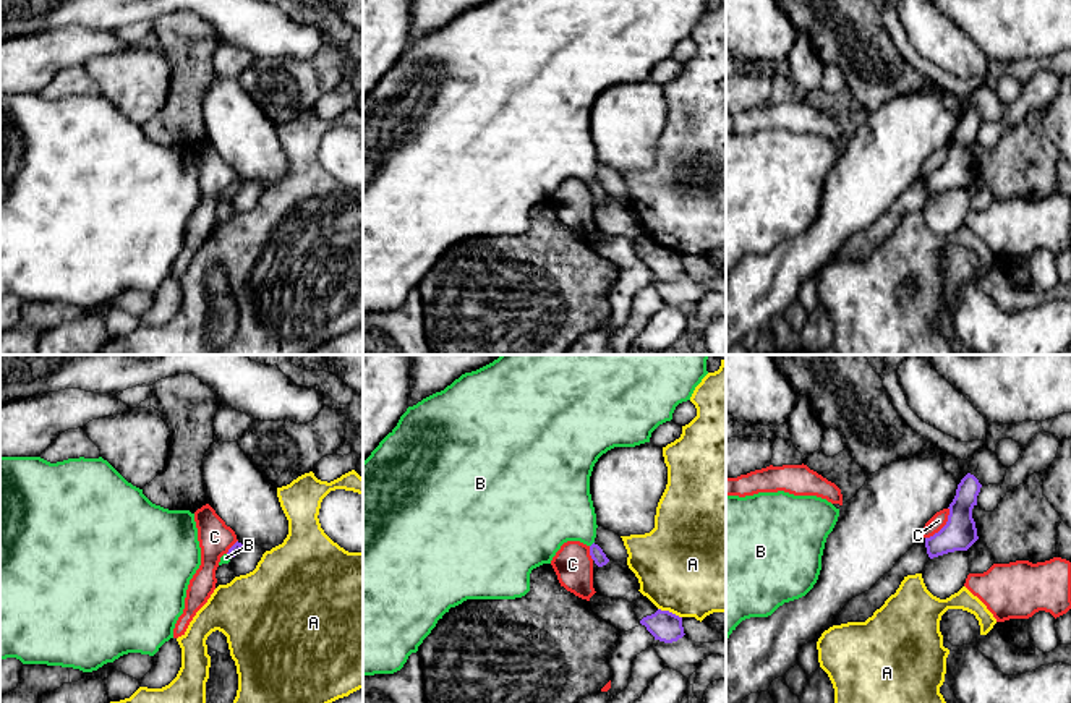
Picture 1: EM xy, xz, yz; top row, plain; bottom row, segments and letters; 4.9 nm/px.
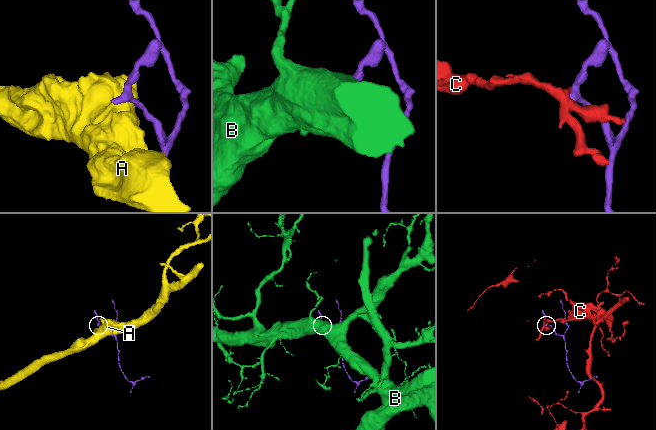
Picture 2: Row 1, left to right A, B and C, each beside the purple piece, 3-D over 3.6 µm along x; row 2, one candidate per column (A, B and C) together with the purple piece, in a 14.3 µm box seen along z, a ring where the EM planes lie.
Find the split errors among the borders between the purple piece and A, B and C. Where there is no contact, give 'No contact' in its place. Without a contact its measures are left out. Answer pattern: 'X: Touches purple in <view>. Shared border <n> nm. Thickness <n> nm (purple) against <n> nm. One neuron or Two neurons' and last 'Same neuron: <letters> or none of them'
A: Touches purple in xz. Shared border 130 nm. Thickness 150 nm (purple) against 500 nm. Two neurons
B: Touches purple in xz. Shared border 40 nm. Thickness 70 nm (purple) against 340 nm. One neuron
C: Touches purple in yz. Shared border 200 nm. Thickness 170 nm (purple) against 80 nm. Two neurons
Same neuron: B

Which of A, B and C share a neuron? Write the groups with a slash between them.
A / B / C

